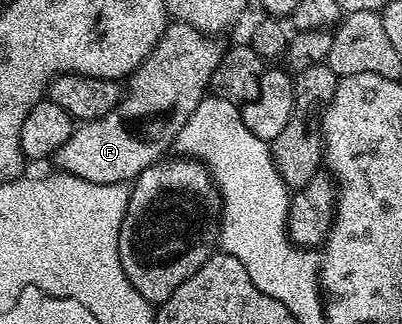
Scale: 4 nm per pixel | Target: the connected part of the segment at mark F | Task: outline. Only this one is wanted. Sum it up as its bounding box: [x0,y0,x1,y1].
[55,22,223,184]

